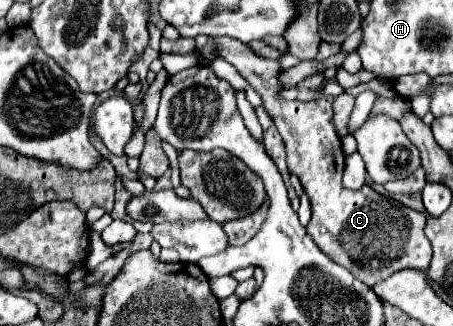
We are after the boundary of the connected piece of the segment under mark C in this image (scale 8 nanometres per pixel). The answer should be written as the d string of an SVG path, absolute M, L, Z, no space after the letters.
M215 38L215 42L219 56L233 64L237 72L259 92L269 118L275 122L285 142L289 172L301 180L303 190L311 200L313 216L307 224L307 234L313 242L333 262L345 266L367 286L373 286L403 268L427 272L431 262L431 244L423 234L427 220L425 214L377 194L367 184L361 190L347 190L341 184L345 156L341 150L341 138L333 126L331 102L325 98L311 102L283 100L279 96L283 90L283 86L279 86L279 60L261 58L247 44L235 38Z

